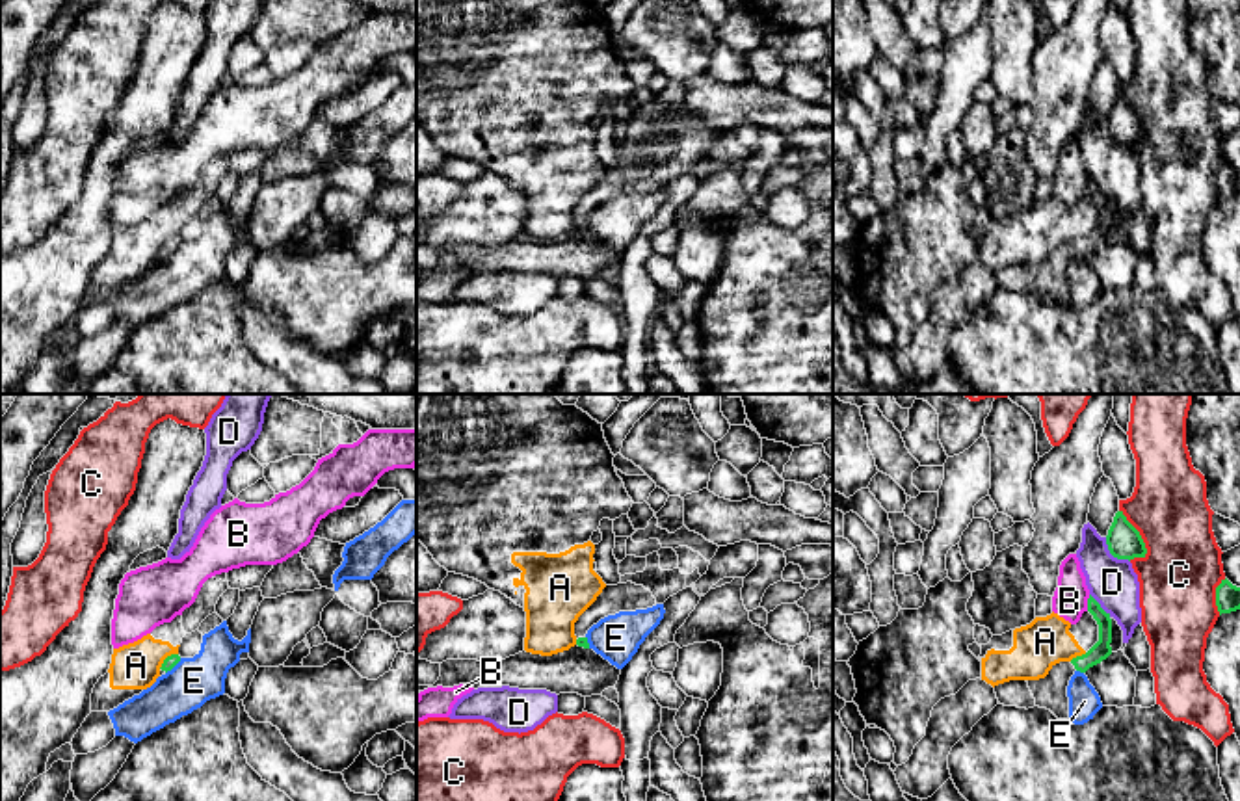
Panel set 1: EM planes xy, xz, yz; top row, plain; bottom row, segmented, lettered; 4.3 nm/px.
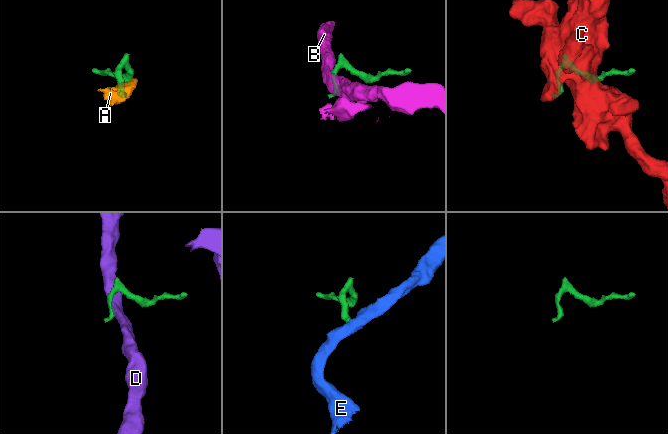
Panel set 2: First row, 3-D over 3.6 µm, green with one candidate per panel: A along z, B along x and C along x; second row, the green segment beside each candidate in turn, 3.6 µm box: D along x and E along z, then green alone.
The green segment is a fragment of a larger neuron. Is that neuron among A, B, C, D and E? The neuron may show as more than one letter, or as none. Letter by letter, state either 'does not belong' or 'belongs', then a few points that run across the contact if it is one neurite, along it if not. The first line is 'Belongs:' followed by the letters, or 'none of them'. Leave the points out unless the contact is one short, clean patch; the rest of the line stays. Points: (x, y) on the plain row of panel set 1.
Belongs: none of them
A: does not belong | xy (177, 236), (171, 236), (158, 251)
B: does not belong | yz (1090, 179), (1086, 194)
C: does not belong
D: does not belong
E: does not belong | xy (181, 242), (166, 257)

